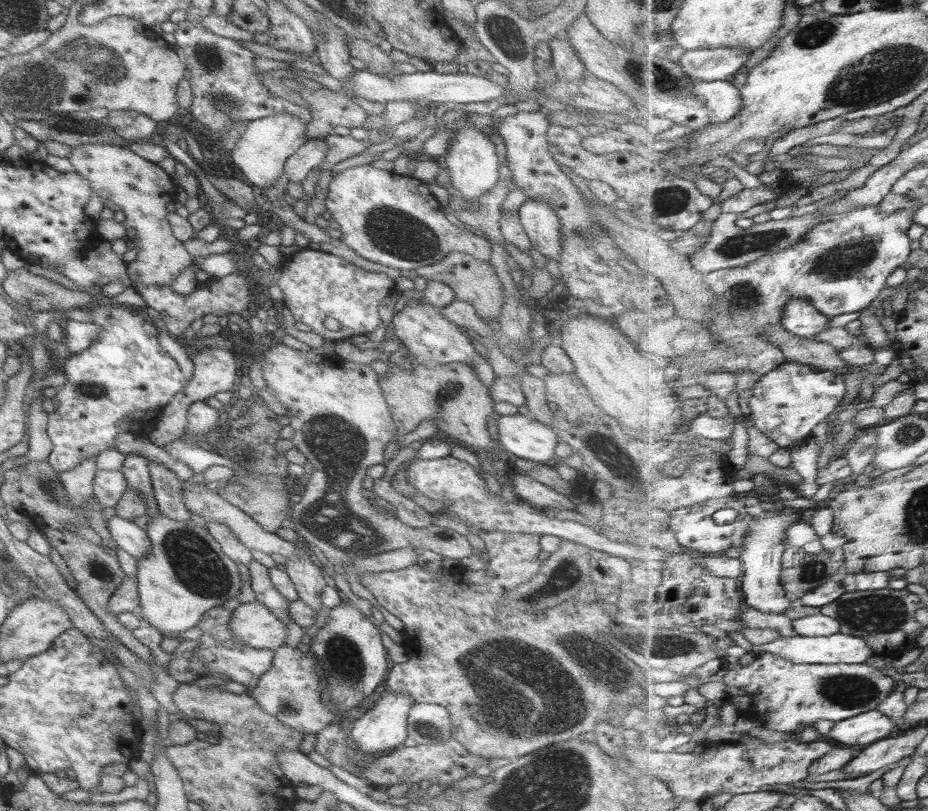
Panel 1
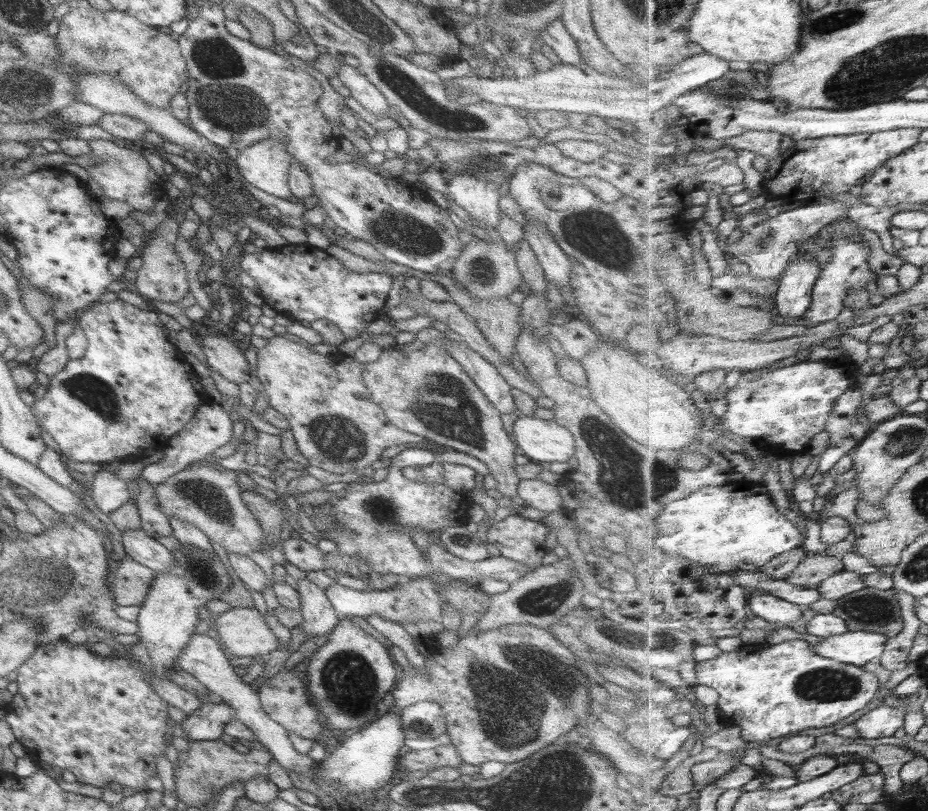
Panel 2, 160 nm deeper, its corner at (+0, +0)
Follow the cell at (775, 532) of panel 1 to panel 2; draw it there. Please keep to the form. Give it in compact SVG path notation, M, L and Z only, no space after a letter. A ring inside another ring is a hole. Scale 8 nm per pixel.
M767 591L753 592L750 597L749 607L755 616L778 626L791 628L797 620L804 618L804 609L801 606L783 600L779 596L773 596Z

